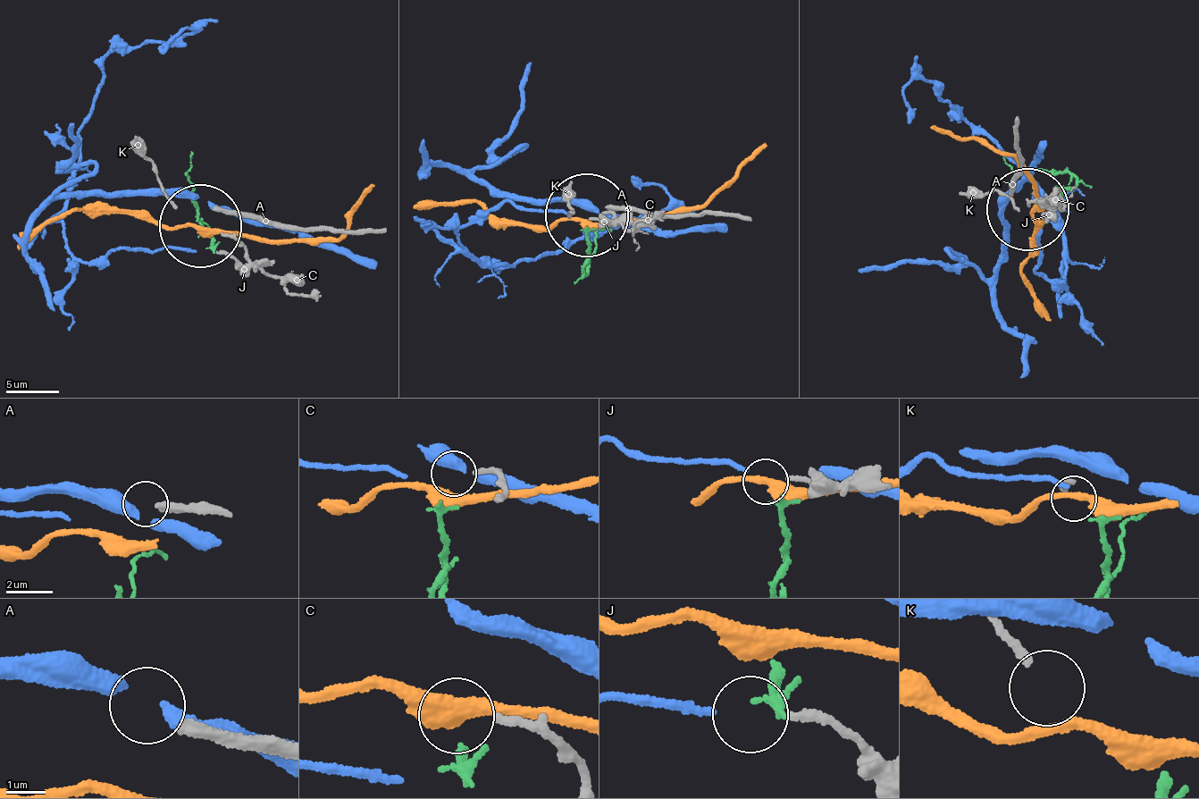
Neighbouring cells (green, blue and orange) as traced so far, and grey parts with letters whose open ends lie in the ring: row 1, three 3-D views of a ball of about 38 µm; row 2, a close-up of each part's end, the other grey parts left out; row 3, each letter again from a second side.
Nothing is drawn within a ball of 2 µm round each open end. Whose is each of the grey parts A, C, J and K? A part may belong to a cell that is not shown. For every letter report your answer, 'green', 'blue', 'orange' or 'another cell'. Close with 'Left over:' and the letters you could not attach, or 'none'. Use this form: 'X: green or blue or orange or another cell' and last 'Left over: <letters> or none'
A: another cell
C: another cell
J: blue
K: orange
Left over: A, C

